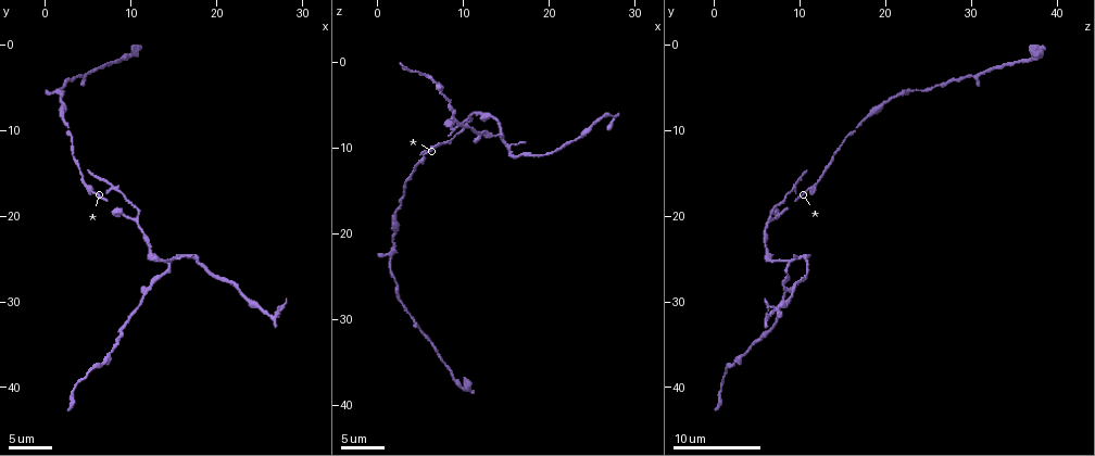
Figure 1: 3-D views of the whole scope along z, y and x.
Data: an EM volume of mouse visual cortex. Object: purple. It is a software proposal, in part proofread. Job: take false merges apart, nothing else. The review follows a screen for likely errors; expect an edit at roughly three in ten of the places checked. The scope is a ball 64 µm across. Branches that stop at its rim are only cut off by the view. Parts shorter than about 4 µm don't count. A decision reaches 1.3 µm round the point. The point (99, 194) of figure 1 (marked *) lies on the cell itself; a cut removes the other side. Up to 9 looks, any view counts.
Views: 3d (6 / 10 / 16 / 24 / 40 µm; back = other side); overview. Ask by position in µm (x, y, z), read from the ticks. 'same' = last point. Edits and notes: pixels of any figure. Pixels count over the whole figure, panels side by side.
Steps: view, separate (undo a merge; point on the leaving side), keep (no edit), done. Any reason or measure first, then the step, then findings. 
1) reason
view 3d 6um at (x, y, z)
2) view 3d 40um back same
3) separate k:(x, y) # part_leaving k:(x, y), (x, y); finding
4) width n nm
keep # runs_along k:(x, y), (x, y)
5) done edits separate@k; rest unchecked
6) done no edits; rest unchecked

thick turns thin
view 3d 6um at (7.6, 17.2, 9.6)

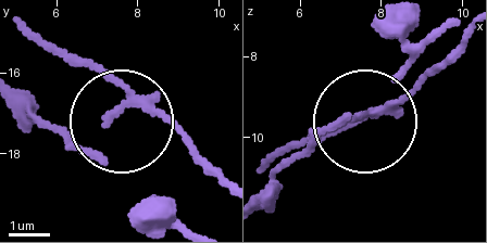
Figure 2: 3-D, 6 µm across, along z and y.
view 3d 6um back at (7.30, 17.15, 9.55)

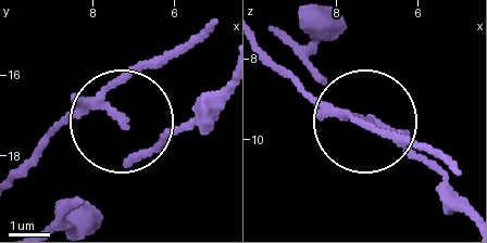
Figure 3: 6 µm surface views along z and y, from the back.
width 90 nm
keep # all the same cell

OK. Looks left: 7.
a fork
view 3d 16um at (14.2, 25.2, 8.6)

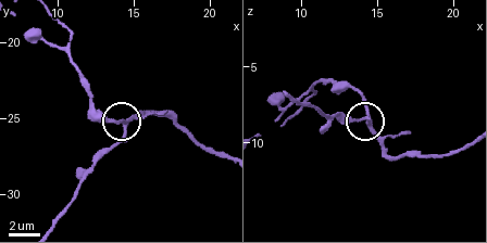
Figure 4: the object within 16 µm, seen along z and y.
arms 3
keep # continuous, no second cell

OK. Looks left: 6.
a narrow waist
view 3d 6um at (5.0, 3.0, 31.4)

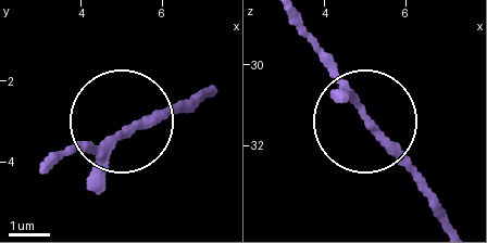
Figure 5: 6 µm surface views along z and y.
keep # continuous, no second cell

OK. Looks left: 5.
two arms in line, one across
view 3d 10um at (1.4, 5.6, 23.0)

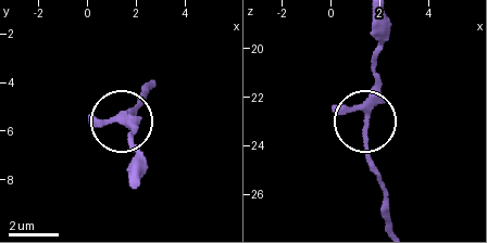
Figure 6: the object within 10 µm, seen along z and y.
other side
view 3d 10um back at (1.4, 5.2, 22.8)

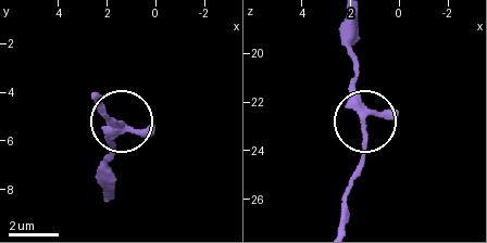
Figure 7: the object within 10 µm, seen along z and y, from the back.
keep # one cell here

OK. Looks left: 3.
done no edits; rest unchecked

